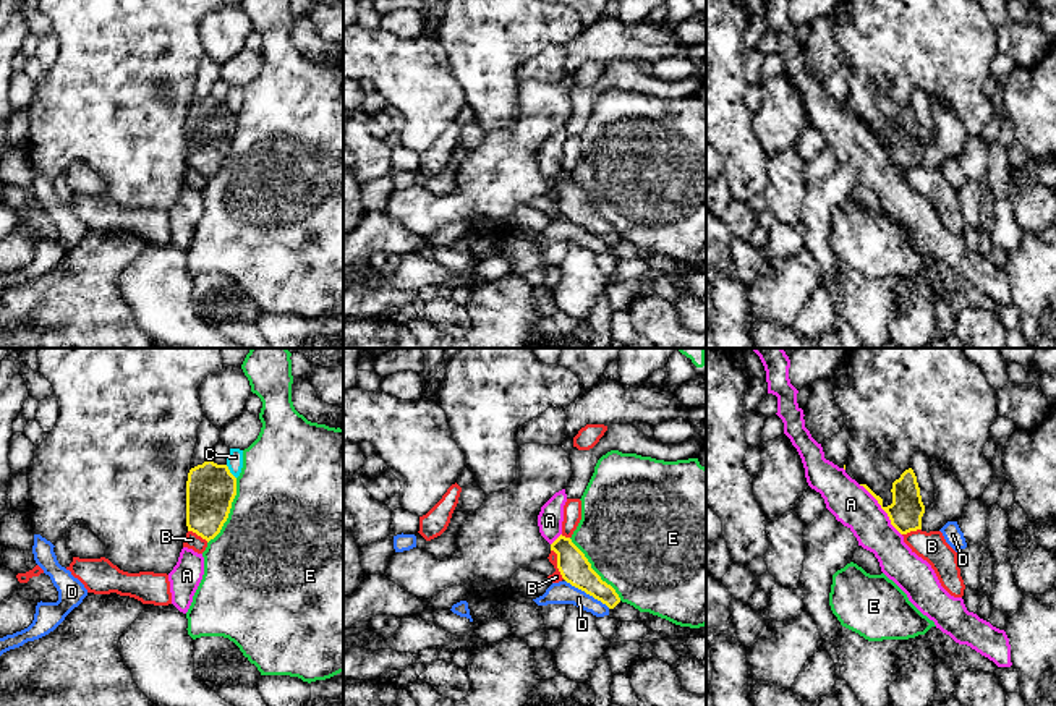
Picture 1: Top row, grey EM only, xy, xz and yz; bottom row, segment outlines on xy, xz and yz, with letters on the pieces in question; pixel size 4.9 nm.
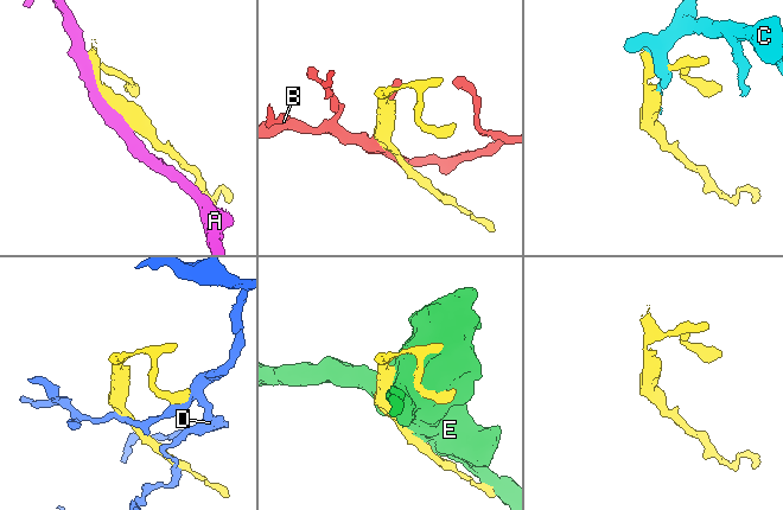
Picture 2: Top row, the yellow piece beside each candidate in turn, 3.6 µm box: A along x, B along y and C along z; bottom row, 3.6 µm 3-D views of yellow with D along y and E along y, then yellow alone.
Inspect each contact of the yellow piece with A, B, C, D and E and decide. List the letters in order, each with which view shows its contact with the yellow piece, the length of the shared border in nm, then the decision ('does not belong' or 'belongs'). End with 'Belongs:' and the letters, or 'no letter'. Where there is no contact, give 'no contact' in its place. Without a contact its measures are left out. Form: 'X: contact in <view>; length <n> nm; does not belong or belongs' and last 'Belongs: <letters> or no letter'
A: contact in yz; length 340 nm; does not belong
B: contact in xz; length 170 nm; does not belong
C: contact in xy; length 90 nm; does not belong
D: contact in xz; length 260 nm; does not belong
E: contact in xy; length 360 nm; does not belong
Belongs: no letter

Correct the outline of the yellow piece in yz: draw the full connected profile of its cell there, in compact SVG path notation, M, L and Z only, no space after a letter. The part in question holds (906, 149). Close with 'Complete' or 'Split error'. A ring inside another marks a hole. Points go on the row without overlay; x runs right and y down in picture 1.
M912 105L905 107L899 117L892 120L892 141L884 144L883 136L876 133L867 121L863 123L888 151L891 162L901 170L922 167L922 154L925 142L922 139L917 113Z. Complete

